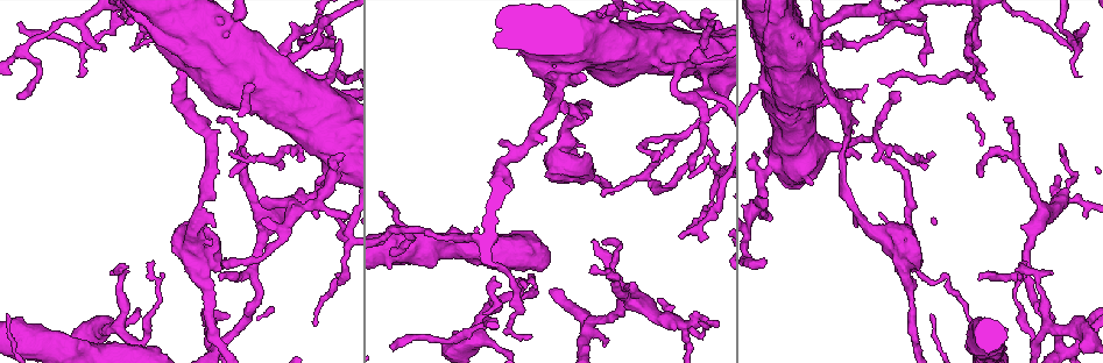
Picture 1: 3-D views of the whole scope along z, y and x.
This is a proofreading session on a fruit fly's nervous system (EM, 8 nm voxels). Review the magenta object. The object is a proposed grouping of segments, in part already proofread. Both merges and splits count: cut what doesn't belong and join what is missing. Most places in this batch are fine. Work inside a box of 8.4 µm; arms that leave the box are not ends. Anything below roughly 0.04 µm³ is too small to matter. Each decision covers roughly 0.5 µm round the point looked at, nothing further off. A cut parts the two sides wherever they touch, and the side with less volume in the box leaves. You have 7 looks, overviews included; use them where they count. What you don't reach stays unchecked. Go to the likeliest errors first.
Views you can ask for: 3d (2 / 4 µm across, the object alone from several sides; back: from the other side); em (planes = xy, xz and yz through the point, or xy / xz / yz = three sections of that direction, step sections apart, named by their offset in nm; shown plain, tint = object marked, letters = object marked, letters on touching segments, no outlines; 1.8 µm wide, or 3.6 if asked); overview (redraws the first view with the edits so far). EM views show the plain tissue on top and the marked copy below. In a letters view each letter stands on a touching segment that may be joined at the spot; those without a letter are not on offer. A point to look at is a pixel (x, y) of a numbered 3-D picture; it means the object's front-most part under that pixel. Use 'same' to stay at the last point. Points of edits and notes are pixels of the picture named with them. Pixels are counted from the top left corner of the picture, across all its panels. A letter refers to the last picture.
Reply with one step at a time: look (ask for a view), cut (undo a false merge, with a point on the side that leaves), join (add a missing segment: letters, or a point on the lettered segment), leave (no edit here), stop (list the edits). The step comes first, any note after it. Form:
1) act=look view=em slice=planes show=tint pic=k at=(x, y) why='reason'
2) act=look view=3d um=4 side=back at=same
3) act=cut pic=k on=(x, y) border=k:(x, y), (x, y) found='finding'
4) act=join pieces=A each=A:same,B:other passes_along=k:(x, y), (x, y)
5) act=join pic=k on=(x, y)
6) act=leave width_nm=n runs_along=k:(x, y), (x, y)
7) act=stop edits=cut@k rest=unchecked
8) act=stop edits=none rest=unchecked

act=look view=em um=3.6 slice=xz step=4 show=tint pic=1 at=(1079, 345) why='stops while still wide'

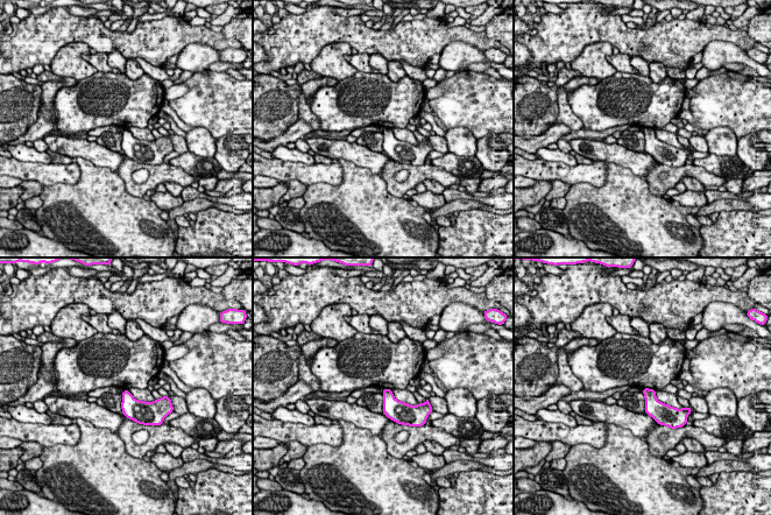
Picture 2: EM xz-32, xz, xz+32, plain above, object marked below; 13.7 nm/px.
act=look view=em um=3.6 slice=xy step=4 show=letters at=same

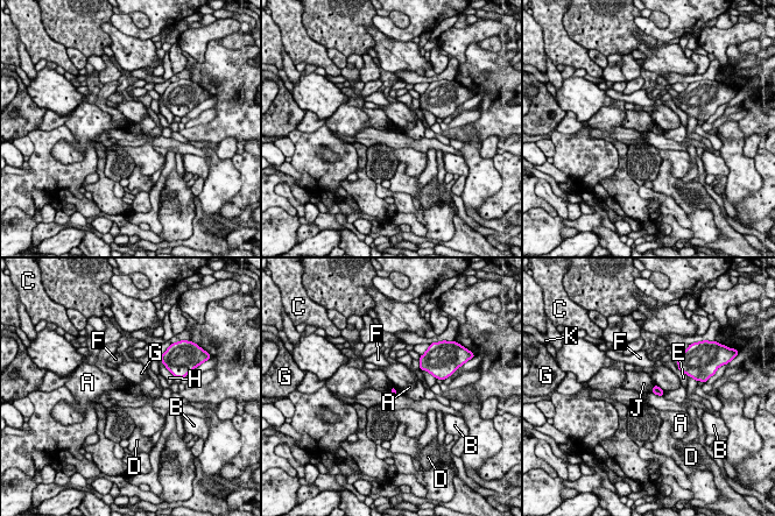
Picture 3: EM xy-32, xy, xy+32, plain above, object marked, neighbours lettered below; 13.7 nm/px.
act=leave each=A:other,B:other,C:other,D:other,E:other,F:other,G:other,H:other,J:other,K:other border=3:(655, 384), (650, 390) found='no lettered segment goes on from it'

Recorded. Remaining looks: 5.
act=look view=em slice=planes show=letters pic=1 at=(304, 52) why='narrows sharply'

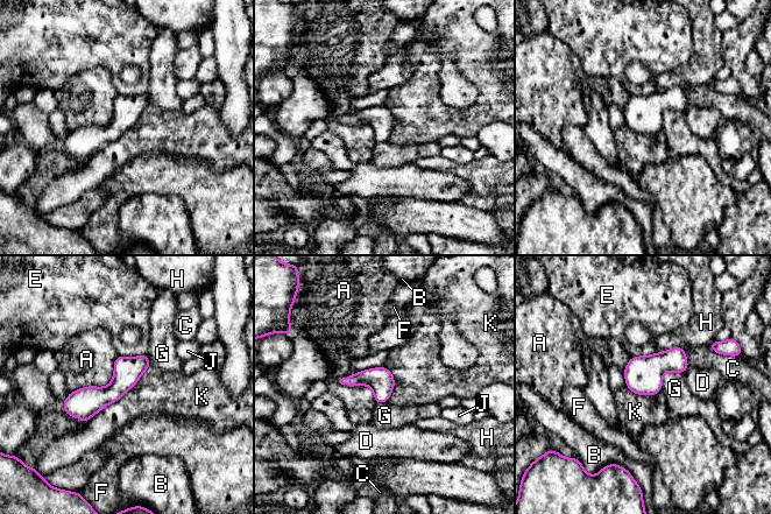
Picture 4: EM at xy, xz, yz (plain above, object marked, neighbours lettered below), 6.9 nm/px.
act=leave width_nm=180 longest_contact=K:600nm each=A:other,B:other,C:other,D:other,E:other,F:other,G:other,H:other,J:other,K:other found='continuous, no second neuron'

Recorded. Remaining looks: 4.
act=look view=em slice=xz step=16 show=letters pic=1 at=(705, 318) why='branch stops here'

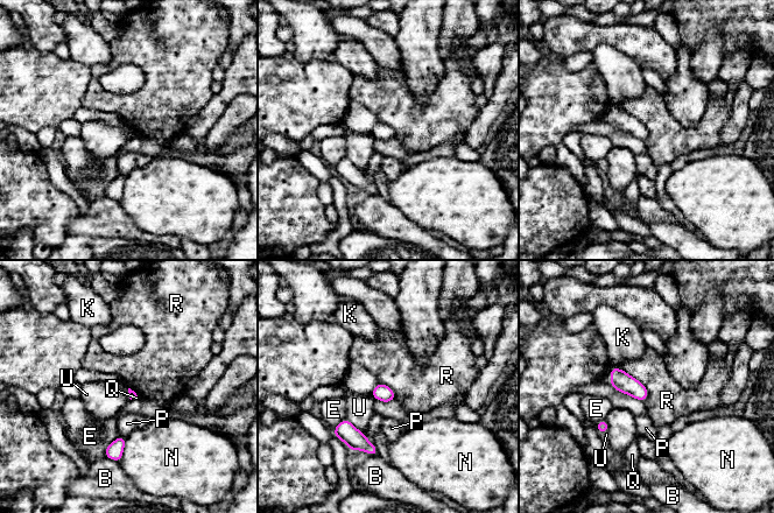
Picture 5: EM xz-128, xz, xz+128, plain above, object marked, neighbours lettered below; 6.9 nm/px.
act=leave each=B:other,E:other,K:other,N:other,P:other,Q:other,R:other,U:other border=5:(621, 369), (645, 386), (645, 401) found='none of them fits'

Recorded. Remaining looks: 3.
act=stop edits=none rest=unchecked

